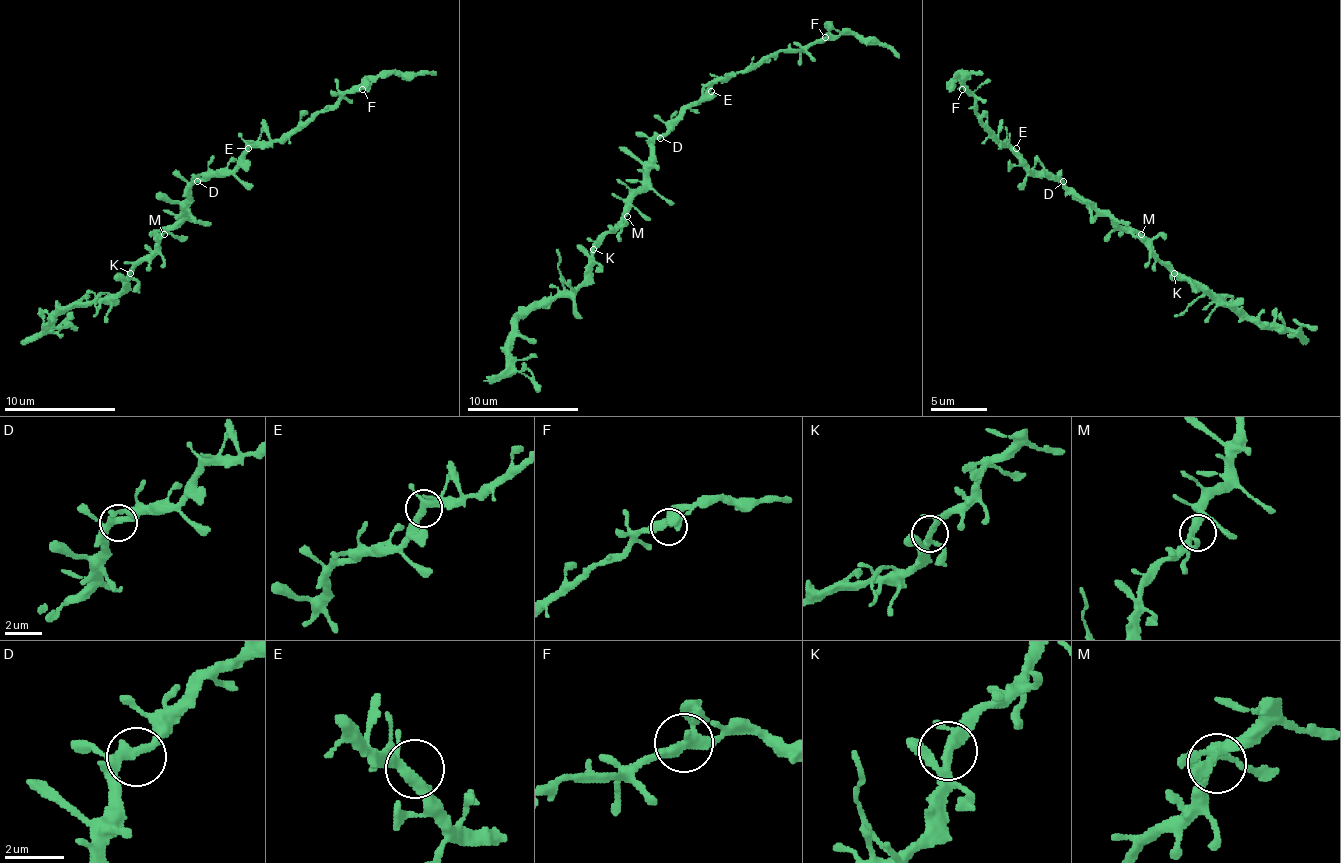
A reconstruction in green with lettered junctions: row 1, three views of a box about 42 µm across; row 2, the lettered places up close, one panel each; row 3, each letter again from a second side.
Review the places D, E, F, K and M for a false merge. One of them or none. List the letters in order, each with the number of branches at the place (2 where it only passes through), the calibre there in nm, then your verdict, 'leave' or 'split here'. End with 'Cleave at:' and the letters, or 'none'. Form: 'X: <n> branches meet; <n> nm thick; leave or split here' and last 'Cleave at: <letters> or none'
D: 3 branches meet; 280 nm thick; leave
E: 3 branches meet; 280 nm thick; leave
F: 3 branches meet; 300 nm thick; leave
K: 3 branches meet; 280 nm thick; leave
M: 3 branches meet; 280 nm thick; leave
Cleave at: none

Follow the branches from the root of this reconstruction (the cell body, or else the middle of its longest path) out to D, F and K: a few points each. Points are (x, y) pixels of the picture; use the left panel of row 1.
D: (183, 204), (186, 193), (197, 181)
F: (183, 204), (186, 193), (197, 181), (228, 173), (250, 148), (298, 131), (348, 92), (362, 89)
K: (183, 204), (183, 212), (161, 234), (158, 246), (130, 274)

